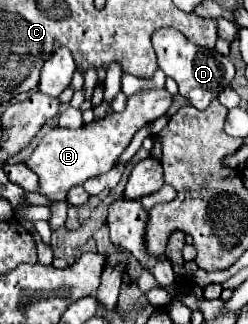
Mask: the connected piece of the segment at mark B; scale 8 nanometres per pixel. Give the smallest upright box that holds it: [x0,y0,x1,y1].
[27,91,173,201]

